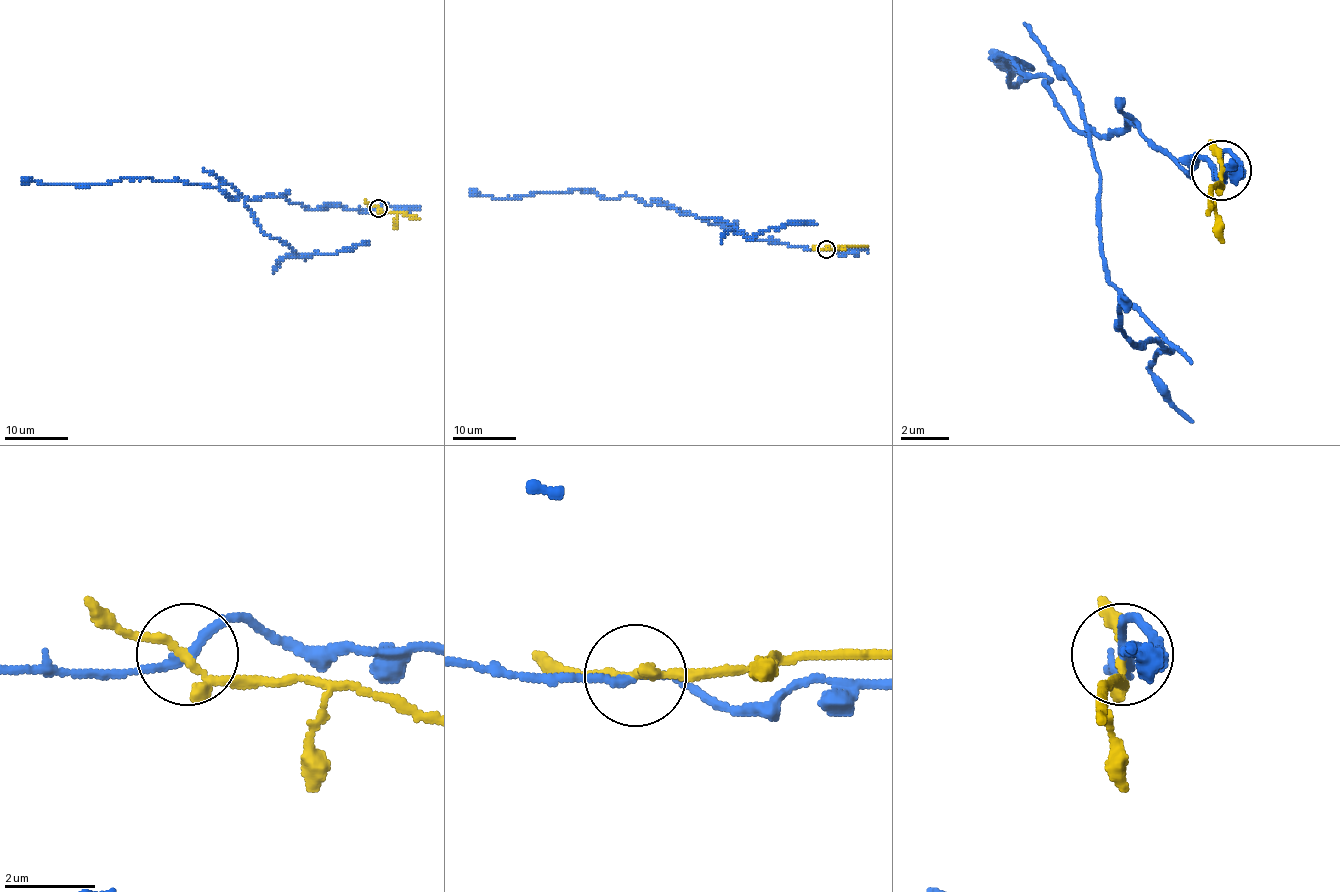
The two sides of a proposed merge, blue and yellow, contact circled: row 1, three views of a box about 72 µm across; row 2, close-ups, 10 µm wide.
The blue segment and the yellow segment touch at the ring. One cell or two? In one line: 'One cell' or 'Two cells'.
Two cells

